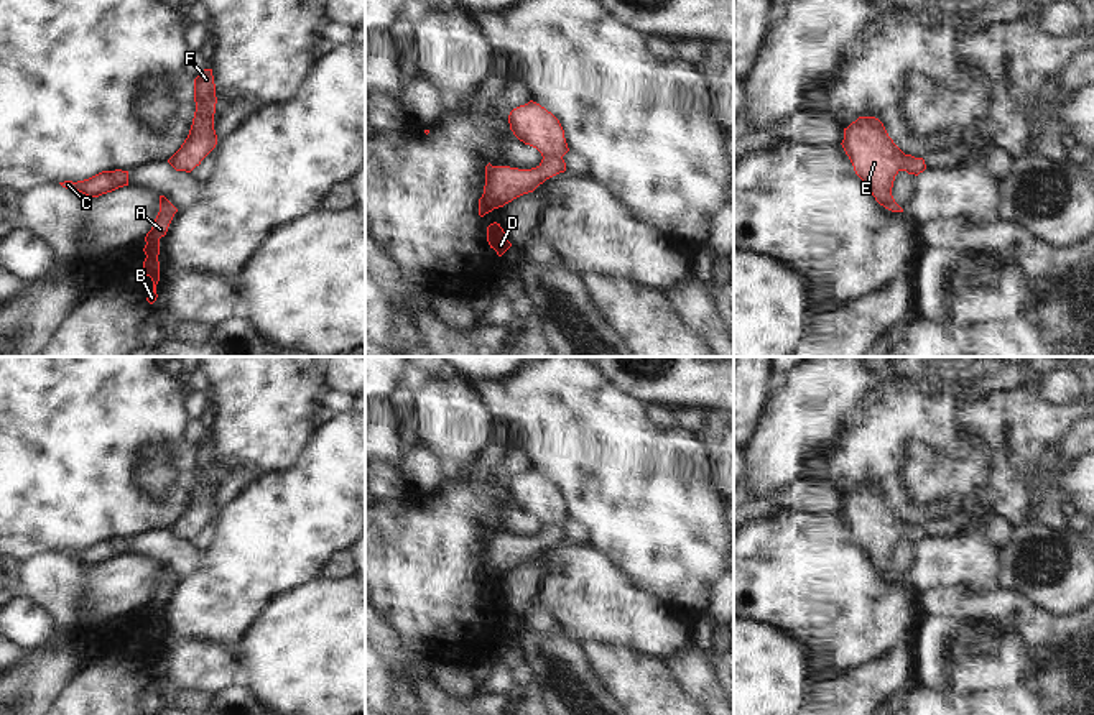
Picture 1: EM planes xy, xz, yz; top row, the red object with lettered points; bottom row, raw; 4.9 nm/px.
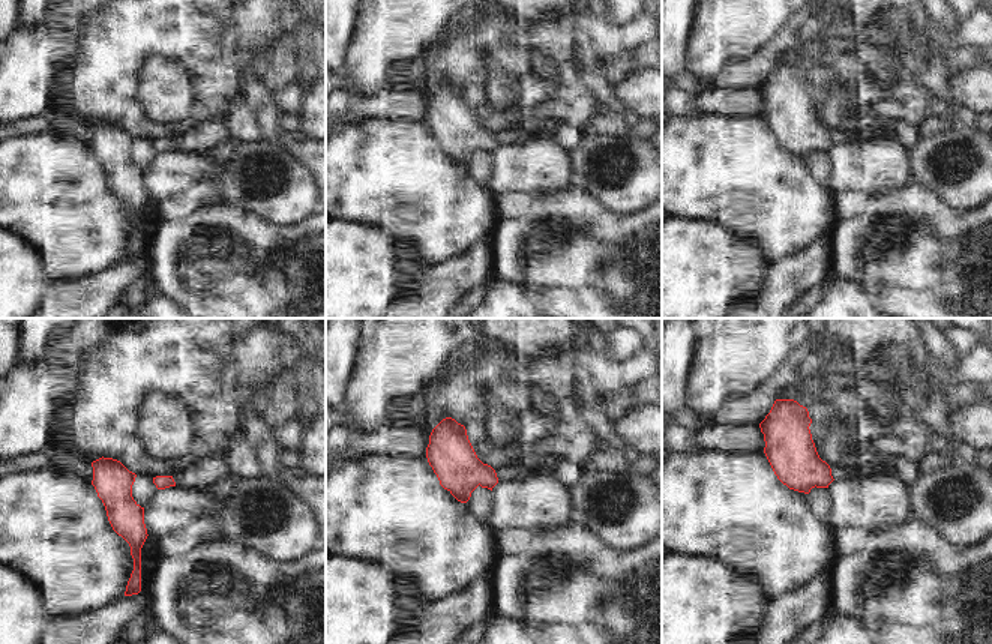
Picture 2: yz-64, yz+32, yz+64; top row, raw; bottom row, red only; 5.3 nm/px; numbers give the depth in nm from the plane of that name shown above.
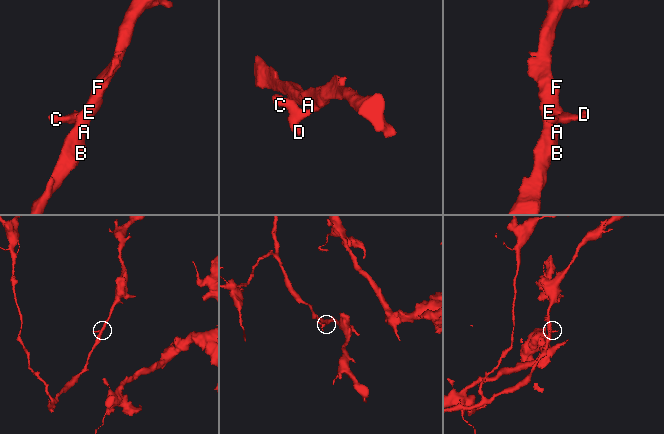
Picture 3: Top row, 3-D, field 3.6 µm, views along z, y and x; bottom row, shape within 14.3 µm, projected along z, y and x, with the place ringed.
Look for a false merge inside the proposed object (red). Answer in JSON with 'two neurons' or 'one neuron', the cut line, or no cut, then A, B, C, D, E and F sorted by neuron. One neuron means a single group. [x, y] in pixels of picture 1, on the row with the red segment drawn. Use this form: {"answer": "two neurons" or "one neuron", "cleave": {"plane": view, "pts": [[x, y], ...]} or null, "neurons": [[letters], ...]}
{"answer": "one neuron", "cleave": null, "neurons": [["A", "B", "C", "D", "E", "F"]]}

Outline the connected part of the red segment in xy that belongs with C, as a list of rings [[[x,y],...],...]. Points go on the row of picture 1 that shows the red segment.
[[[102,171],[84,181],[64,181],[59,182],[66,189],[79,191],[89,197],[99,197],[102,194],[112,192],[118,187],[128,186],[128,171]]]

